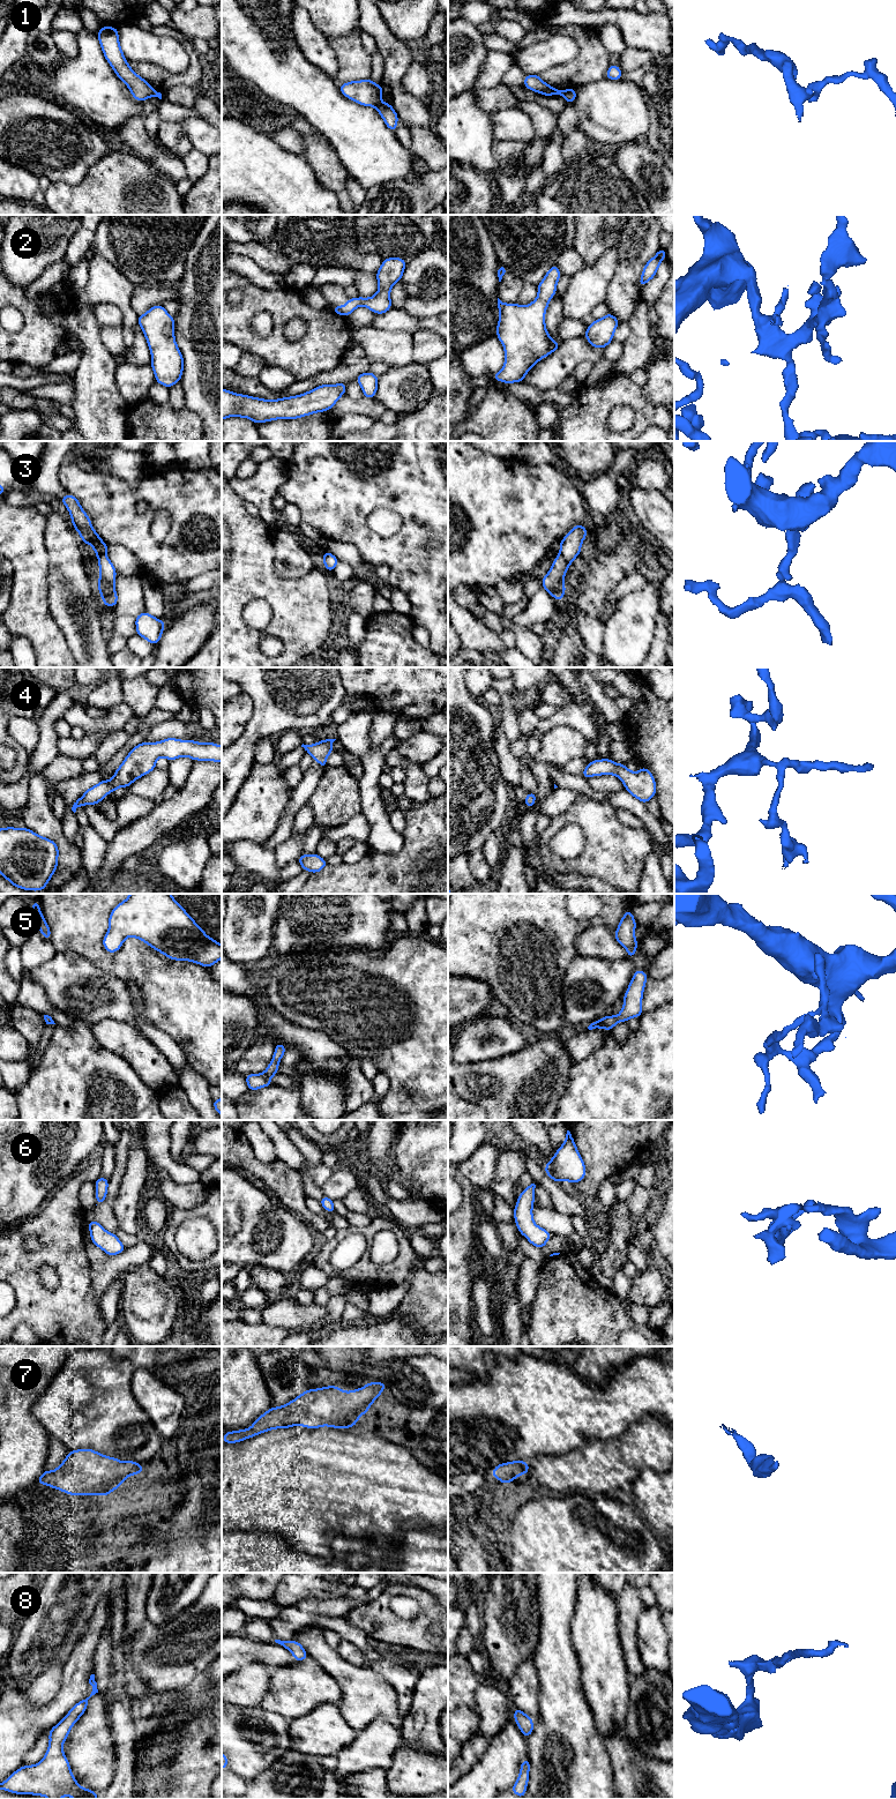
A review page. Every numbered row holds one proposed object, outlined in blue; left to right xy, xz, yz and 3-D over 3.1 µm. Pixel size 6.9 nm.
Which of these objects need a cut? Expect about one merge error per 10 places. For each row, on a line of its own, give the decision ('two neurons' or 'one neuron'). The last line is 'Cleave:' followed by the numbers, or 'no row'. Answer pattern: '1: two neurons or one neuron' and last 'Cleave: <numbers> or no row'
1: two neurons
2: one neuron
3: one neuron
4: one neuron
5: one neuron
6: one neuron
7: one neuron
8: one neuron
Cleave: 1

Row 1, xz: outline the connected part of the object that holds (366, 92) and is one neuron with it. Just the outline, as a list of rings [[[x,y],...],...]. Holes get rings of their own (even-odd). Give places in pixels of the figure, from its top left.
[[[371,79],[351,81],[339,85],[341,92],[349,99],[364,105],[376,107],[381,103],[383,85],[375,84]]]

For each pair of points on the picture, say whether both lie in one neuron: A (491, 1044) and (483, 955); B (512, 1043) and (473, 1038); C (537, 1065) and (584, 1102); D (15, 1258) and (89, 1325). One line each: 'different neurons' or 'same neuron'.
A: different neurons
B: same neuron
C: different neurons
D: same neuron

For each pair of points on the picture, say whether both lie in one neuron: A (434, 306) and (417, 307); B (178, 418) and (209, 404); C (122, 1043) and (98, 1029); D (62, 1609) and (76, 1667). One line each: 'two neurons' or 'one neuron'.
A: one neuron
B: two neurons
C: one neuron
D: two neurons

